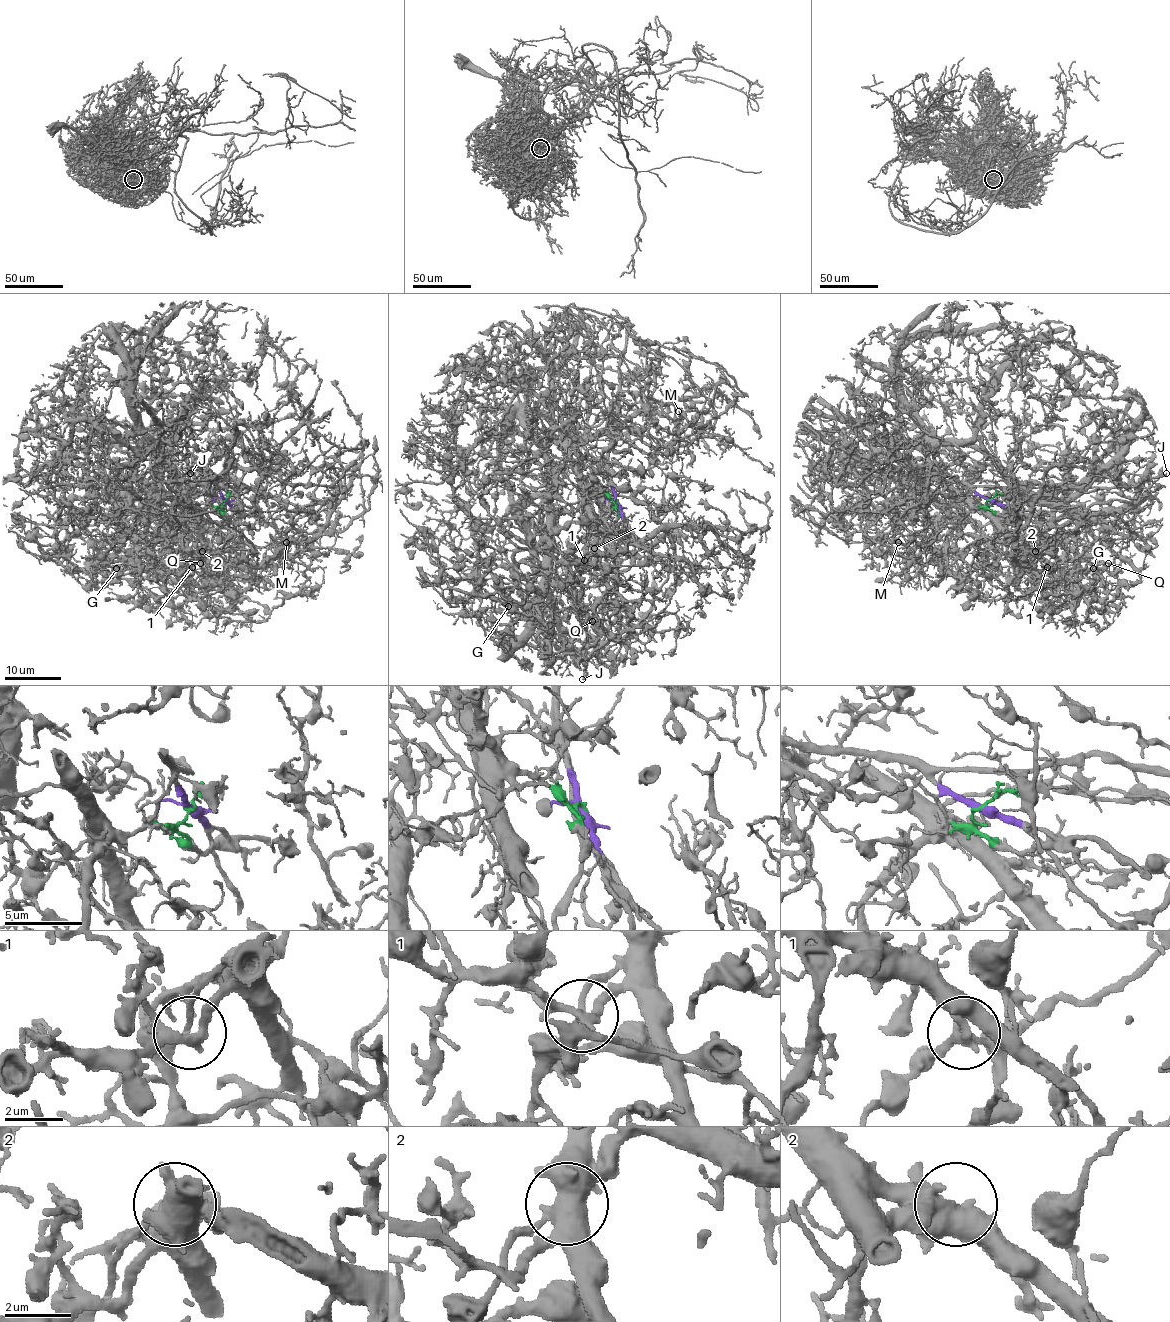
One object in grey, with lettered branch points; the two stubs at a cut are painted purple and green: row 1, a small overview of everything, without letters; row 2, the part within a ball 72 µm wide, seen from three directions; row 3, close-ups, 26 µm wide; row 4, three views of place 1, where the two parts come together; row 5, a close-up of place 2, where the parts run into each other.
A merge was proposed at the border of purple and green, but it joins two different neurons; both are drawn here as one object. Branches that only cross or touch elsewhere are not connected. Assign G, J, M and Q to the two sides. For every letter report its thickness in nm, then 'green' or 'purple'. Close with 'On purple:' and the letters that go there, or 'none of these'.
G: 150 nm thick; green
J: 380 nm thick; purple
M: 170 nm thick; green
Q: 90 nm thick; green
On purple: J

